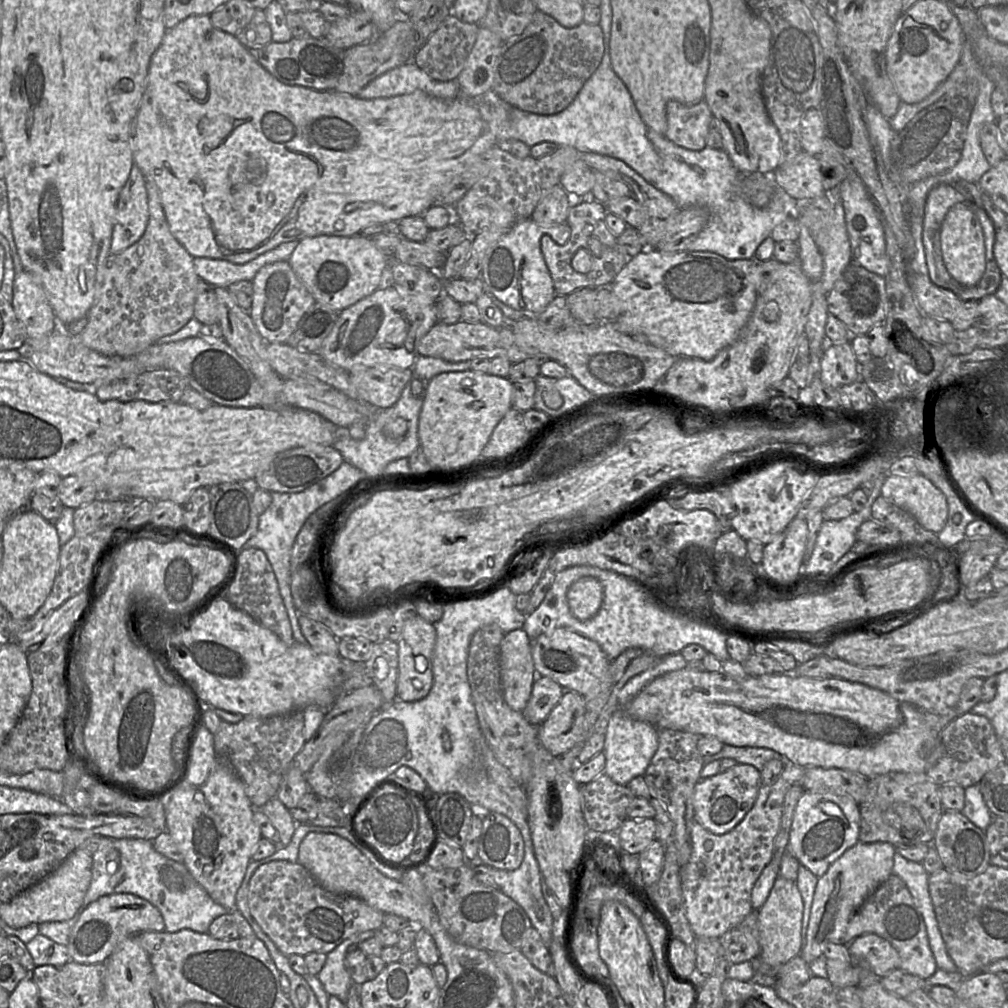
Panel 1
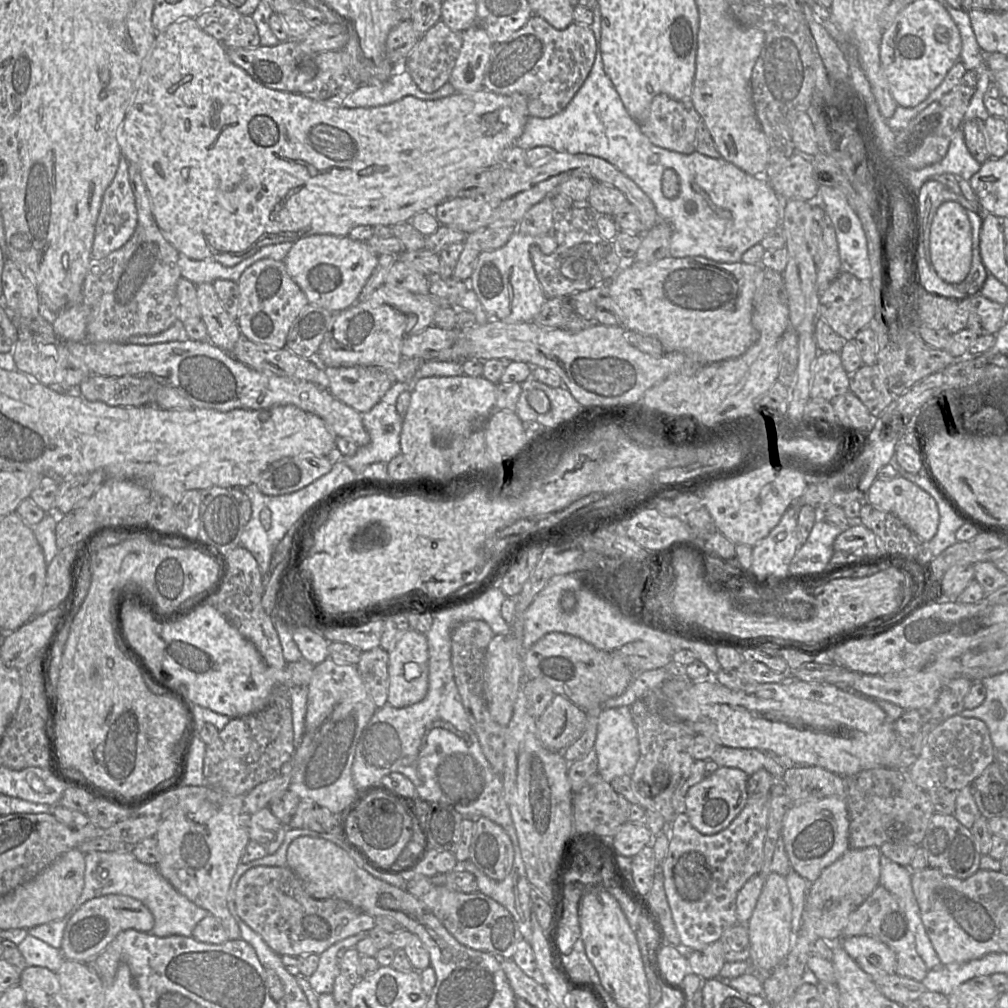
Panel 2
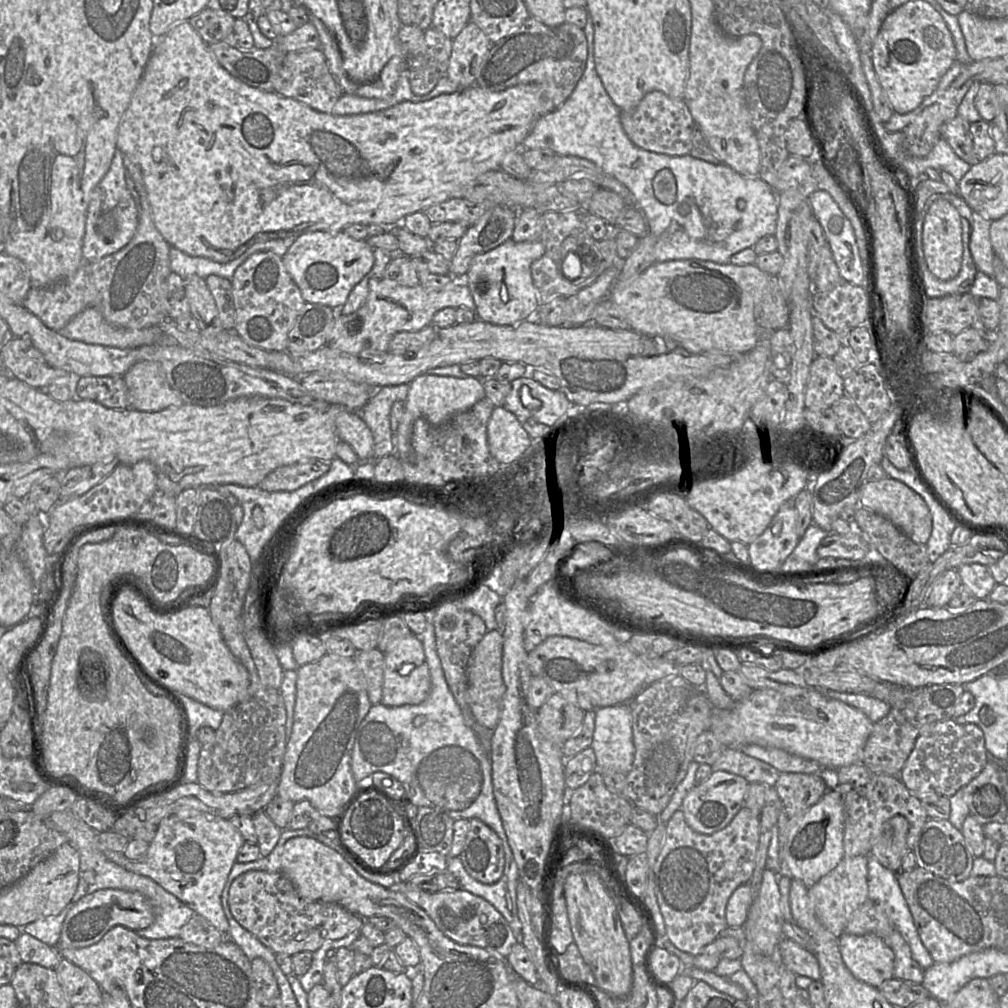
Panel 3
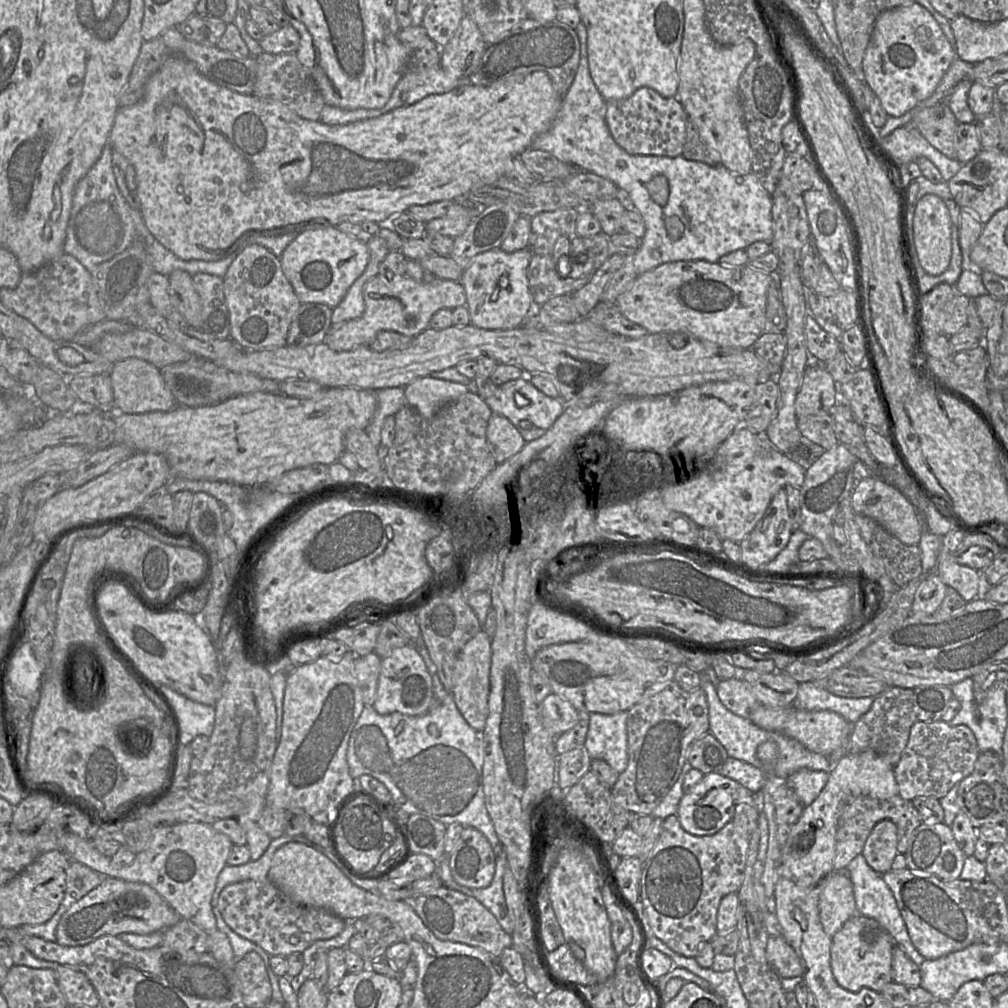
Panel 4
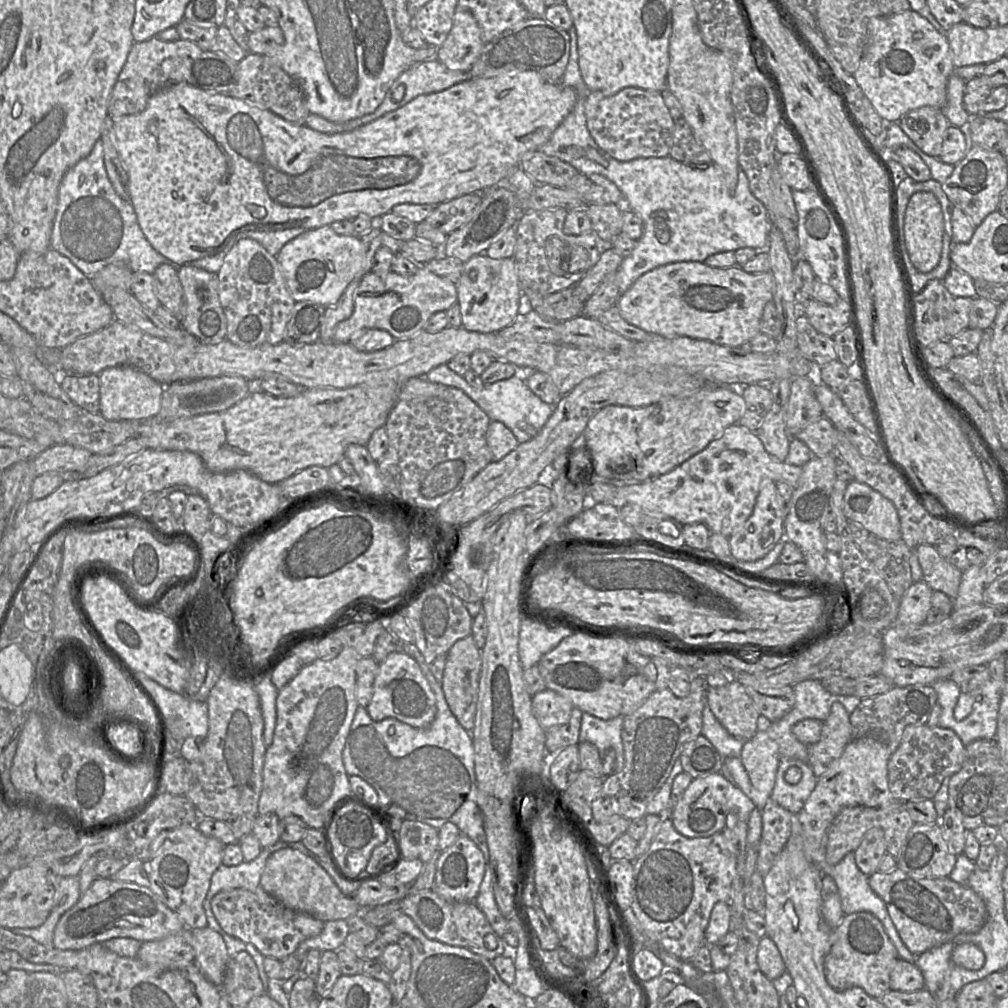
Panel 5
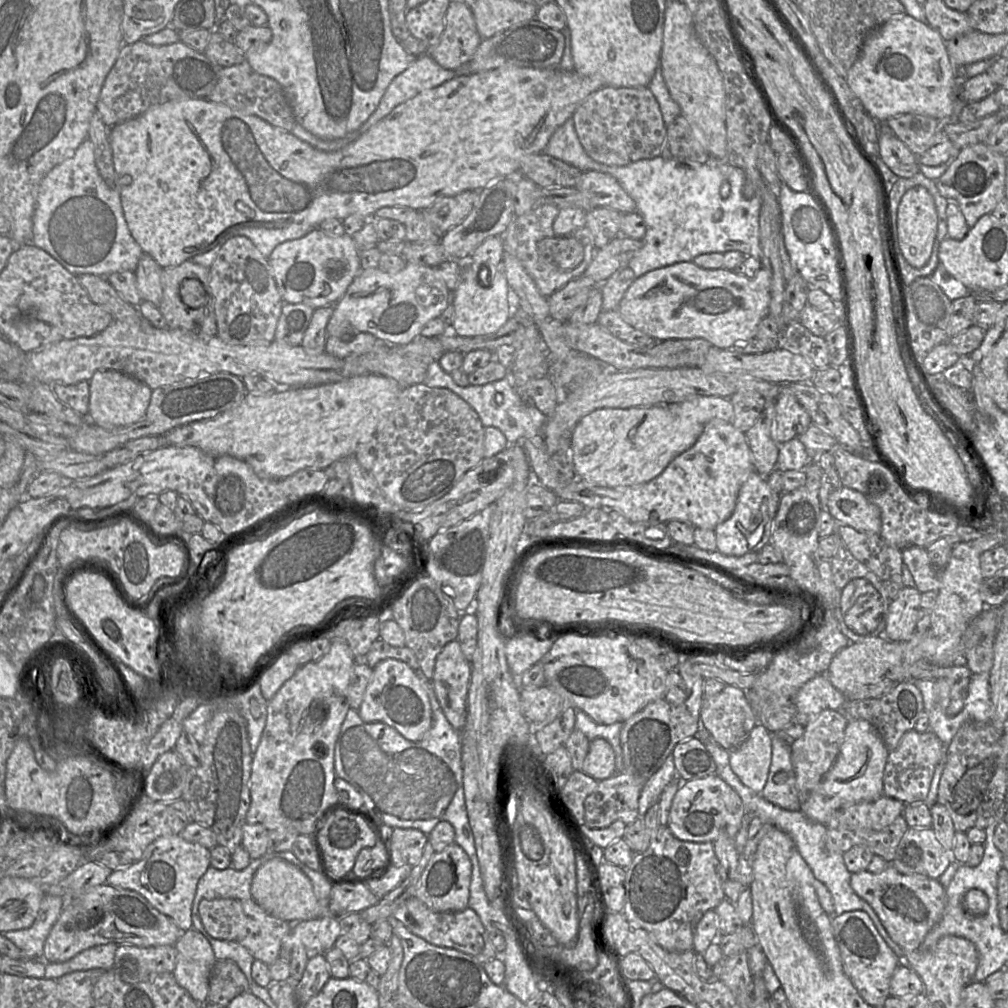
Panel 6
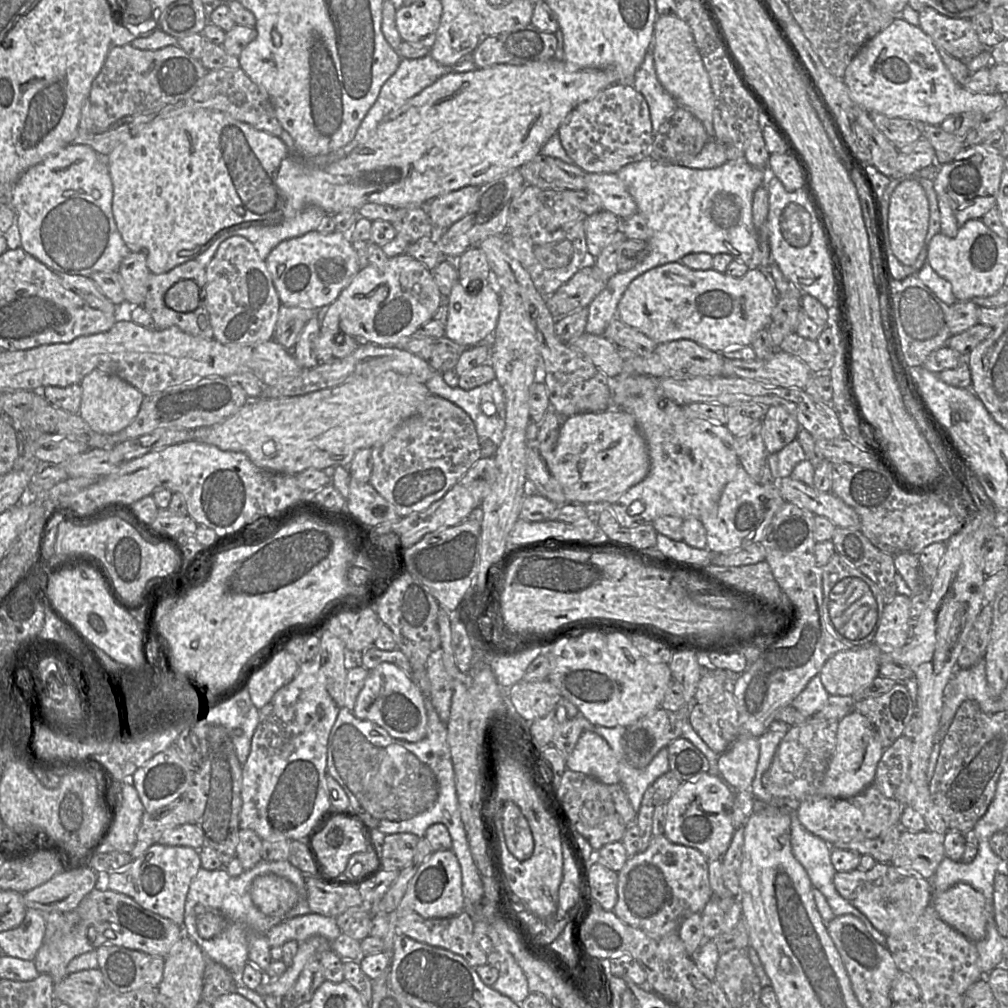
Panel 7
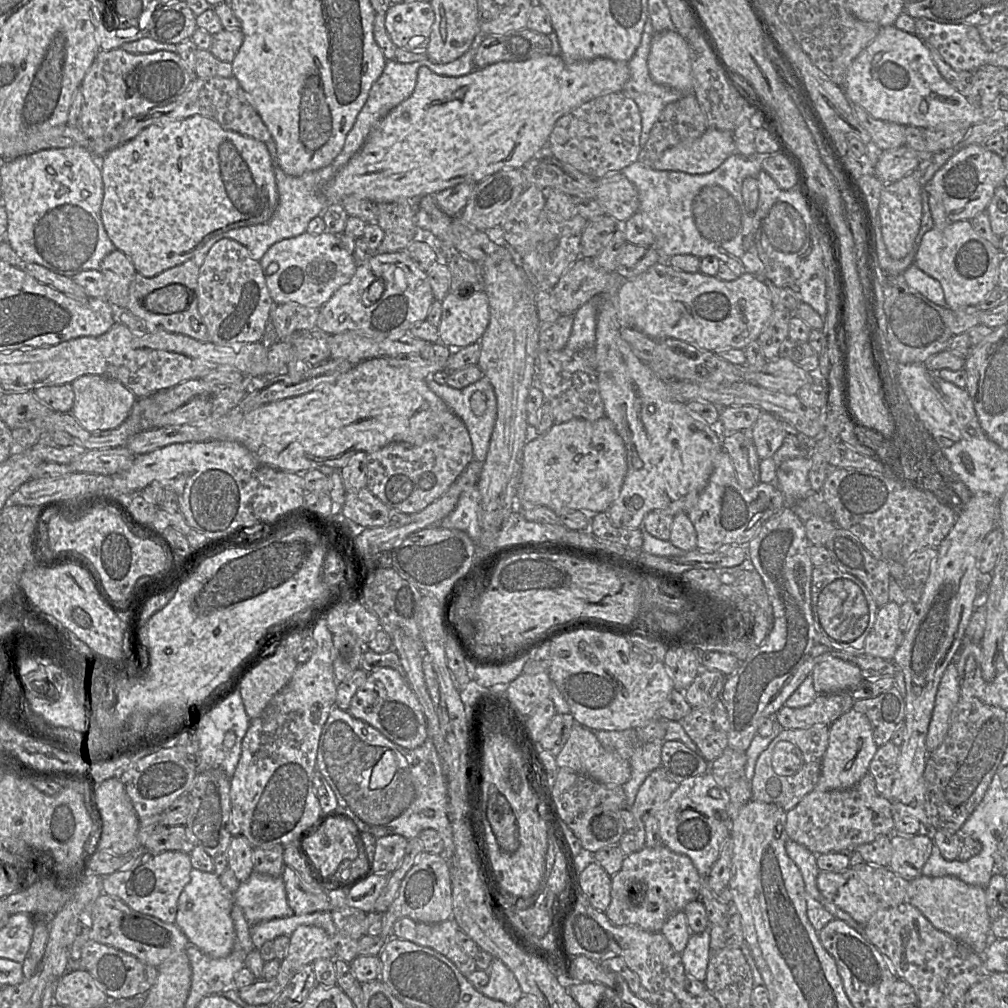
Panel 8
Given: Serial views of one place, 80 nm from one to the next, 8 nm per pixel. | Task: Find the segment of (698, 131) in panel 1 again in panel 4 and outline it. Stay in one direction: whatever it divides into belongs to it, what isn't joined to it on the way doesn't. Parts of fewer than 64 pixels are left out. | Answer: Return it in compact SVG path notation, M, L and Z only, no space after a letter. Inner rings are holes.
M641 87L626 99L606 102L605 121L616 143L626 152L669 158L681 156L688 116L676 98L663 97L649 87Z

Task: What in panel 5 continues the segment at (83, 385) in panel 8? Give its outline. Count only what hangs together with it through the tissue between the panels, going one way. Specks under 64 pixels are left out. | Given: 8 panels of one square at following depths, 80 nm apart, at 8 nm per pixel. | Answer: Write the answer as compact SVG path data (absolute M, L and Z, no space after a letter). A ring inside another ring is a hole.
M132 366L106 368L99 375L99 414L111 421L135 421L155 417L161 408L165 388L146 373Z

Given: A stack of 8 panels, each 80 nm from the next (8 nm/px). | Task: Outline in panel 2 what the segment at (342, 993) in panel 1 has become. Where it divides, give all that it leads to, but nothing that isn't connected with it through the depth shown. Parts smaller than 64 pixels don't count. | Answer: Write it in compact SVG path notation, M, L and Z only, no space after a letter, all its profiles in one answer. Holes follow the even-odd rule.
M360 932L354 936L341 940L319 955L319 964L316 971L308 977L311 988L319 995L331 994L335 978L340 974L340 952L355 945L368 937L368 932Z

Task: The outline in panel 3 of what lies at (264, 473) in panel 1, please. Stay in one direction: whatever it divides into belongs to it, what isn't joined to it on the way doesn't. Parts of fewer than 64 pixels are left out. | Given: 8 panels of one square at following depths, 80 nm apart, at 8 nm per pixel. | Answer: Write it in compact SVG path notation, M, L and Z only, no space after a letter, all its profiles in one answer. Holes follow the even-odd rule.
M317 458L281 466L269 473L258 485L268 492L294 491L325 475L330 462Z

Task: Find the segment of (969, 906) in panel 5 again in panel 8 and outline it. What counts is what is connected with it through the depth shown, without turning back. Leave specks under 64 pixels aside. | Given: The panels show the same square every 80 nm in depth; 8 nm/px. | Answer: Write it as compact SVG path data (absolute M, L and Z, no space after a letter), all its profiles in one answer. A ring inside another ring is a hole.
M867 863L850 866L840 872L819 872L817 888L821 895L851 916L858 924L865 924L878 910L909 904L910 880L894 873L888 866Z

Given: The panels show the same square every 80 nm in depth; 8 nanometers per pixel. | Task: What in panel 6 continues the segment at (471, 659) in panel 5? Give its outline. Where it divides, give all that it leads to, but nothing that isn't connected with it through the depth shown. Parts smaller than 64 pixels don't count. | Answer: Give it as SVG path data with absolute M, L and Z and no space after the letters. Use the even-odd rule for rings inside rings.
M457 640L449 642L436 658L431 680L442 712L455 730L461 730L466 723L470 678L471 664L463 655L459 642Z

